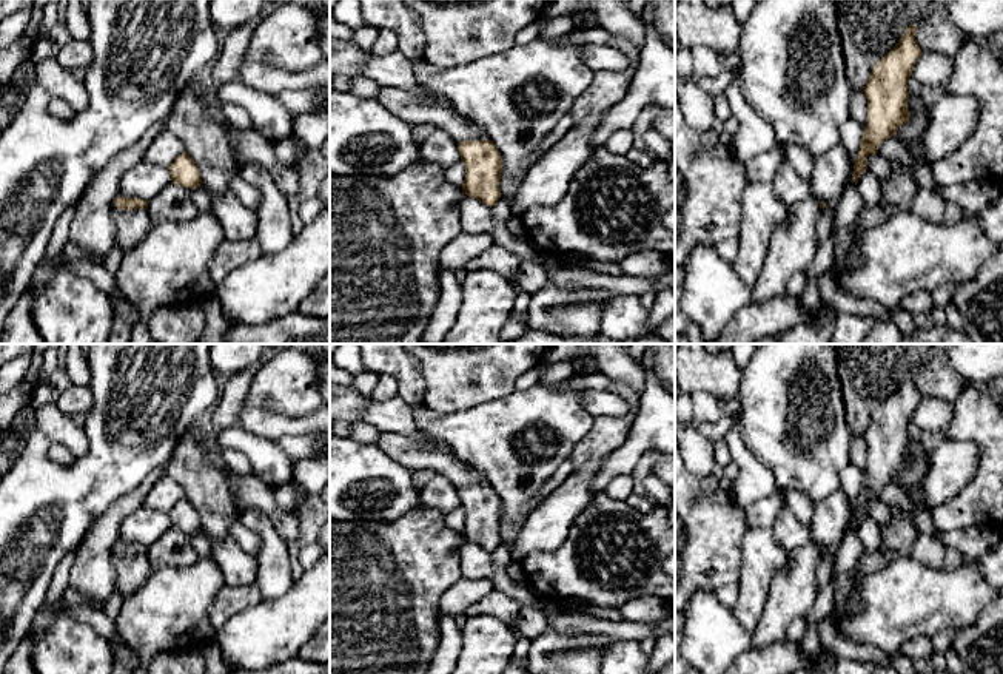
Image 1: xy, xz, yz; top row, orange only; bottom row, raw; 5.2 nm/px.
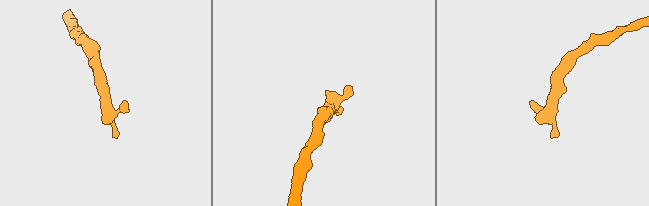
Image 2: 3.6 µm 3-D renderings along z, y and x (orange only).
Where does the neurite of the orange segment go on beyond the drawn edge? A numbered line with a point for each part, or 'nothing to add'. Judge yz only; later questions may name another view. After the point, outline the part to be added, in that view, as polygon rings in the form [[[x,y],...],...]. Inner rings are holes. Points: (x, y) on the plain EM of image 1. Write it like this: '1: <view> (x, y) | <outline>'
1: yz (794, 589) | [[[807,543],[789,552],[789,560],[780,569],[758,628],[752,632],[752,648],[767,648],[789,635],[795,618],[806,617],[818,594],[820,549]]]

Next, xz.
1: xz (415, 455) | [[[379,432],[376,444],[398,464],[411,472],[434,470],[450,480],[458,489],[467,486],[490,486],[484,475],[470,472],[461,460],[441,446],[416,441],[405,435]]]

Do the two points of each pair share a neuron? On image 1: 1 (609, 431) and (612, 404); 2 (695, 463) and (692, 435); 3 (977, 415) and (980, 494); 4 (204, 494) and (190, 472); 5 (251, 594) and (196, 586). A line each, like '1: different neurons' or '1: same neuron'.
1: different neurons
2: same neuron
3: same neuron
4: same neuron
5: different neurons

